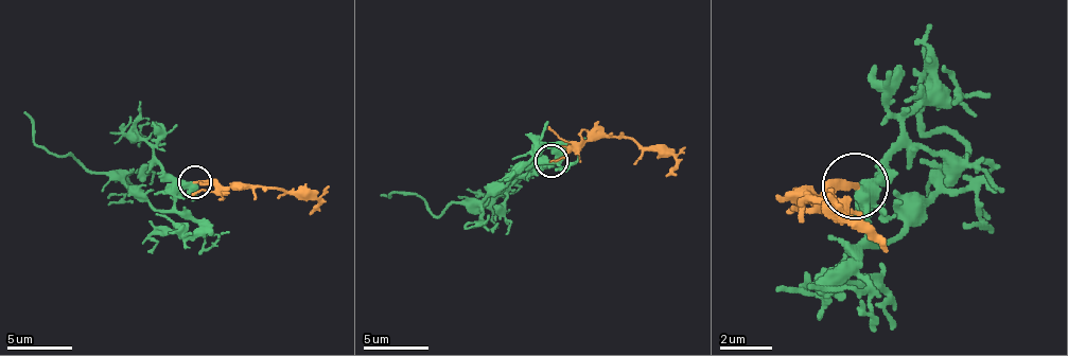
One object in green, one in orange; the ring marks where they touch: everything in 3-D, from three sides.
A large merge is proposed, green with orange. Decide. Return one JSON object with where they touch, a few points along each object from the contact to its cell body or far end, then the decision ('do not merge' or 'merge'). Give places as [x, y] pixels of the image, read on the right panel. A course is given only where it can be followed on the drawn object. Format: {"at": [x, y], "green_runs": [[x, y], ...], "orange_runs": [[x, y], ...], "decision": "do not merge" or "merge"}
{"at": [855, 185], "green_runs": [[857, 188], [876, 239], [890, 239], [935, 194], [942, 167], [968, 148], [922, 128], [929, 56], [922, 43]], "orange_runs": [[857, 188], [810, 194], [830, 207], [857, 233], [890, 253]], "decision": "merge"}

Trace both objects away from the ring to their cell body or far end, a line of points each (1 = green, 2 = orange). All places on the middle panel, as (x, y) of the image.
1: (552, 161), (509, 178), (479, 200), (450, 203), (437, 217), (420, 197), (404, 194), (387, 197), (381, 194)
2: (552, 161), (598, 138), (631, 138), (644, 148), (667, 152), (677, 161), (667, 178)

